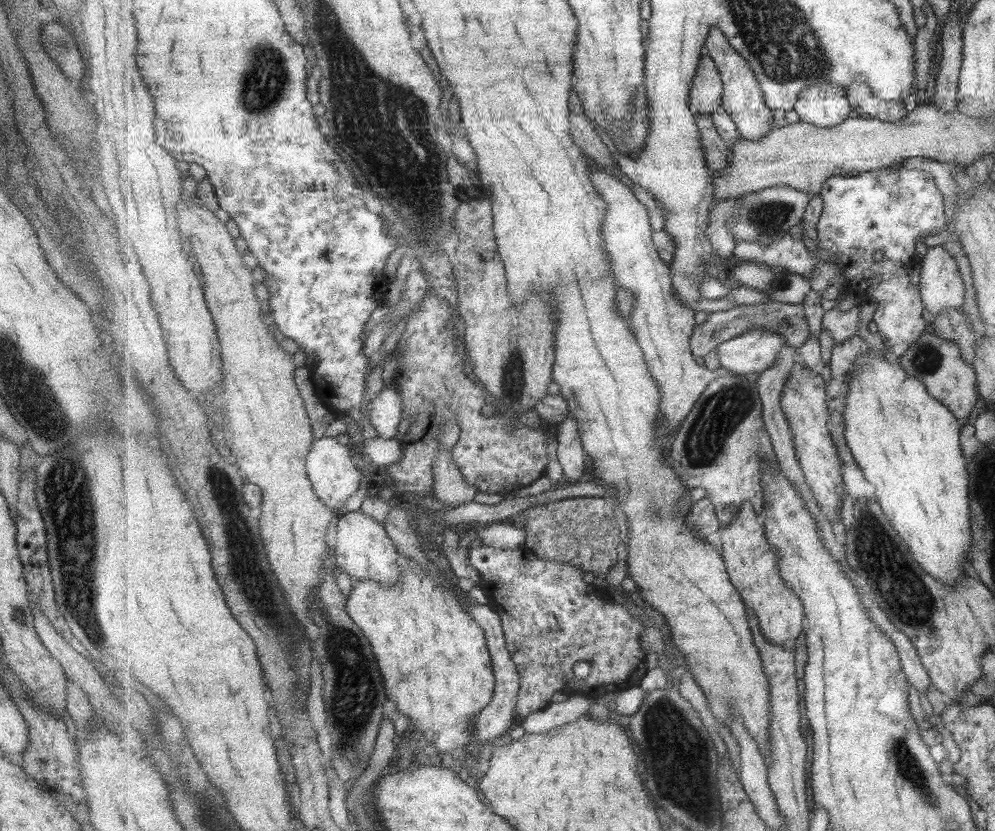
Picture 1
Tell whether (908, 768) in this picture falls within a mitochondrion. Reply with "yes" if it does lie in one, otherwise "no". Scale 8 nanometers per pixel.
yes

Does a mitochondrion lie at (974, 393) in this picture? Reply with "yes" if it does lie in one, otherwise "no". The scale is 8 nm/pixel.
no

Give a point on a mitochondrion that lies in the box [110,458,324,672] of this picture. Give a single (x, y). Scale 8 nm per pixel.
(244, 566)

